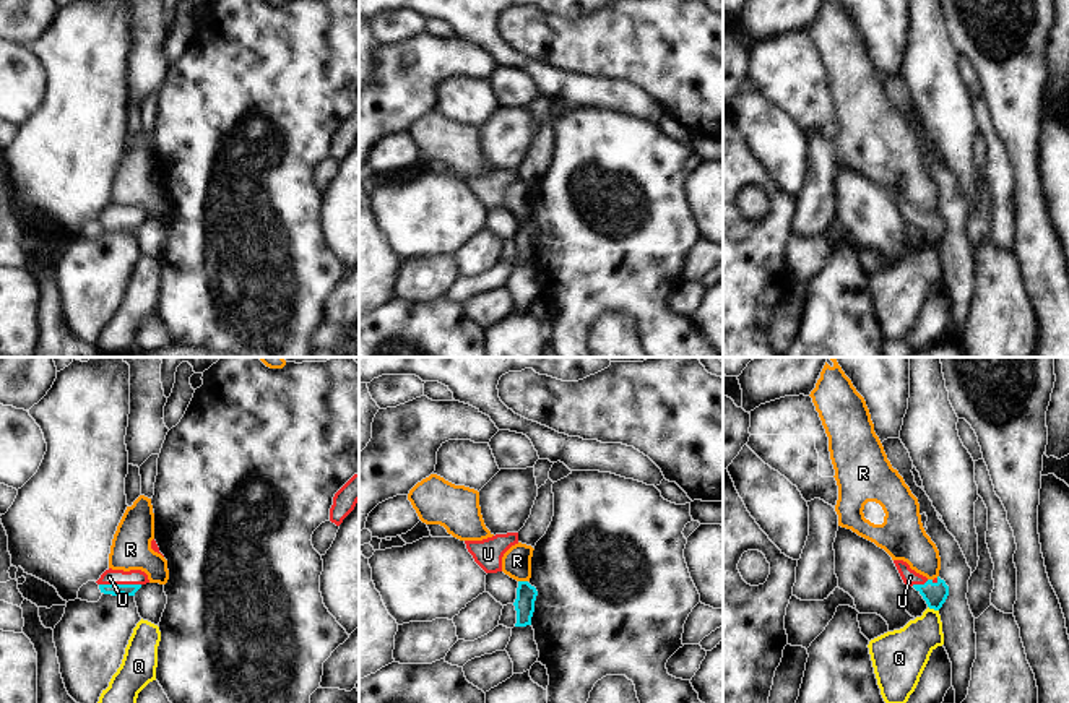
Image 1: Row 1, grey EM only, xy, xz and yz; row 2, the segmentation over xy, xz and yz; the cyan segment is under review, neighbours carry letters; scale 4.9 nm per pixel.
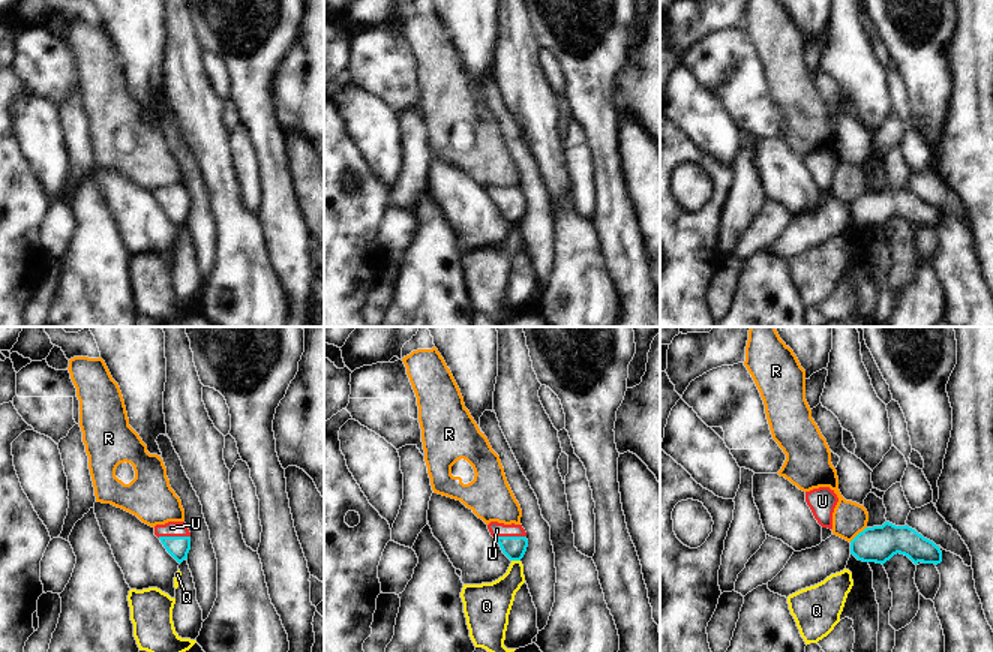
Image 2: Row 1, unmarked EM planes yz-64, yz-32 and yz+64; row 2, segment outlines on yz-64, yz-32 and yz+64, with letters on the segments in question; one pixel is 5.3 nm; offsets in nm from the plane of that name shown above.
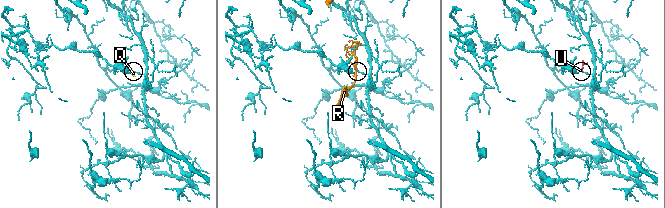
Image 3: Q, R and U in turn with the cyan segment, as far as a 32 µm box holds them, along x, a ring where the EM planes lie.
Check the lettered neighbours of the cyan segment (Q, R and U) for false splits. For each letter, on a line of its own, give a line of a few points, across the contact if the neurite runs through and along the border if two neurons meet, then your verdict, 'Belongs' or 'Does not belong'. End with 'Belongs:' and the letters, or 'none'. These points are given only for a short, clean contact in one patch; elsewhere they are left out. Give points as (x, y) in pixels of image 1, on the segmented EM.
Q: Line: yz (928, 606), (938, 611). Does not belong
R: Line: xz (519, 580), (527, 582). Does not belong
U: Belongs
Belongs: U

